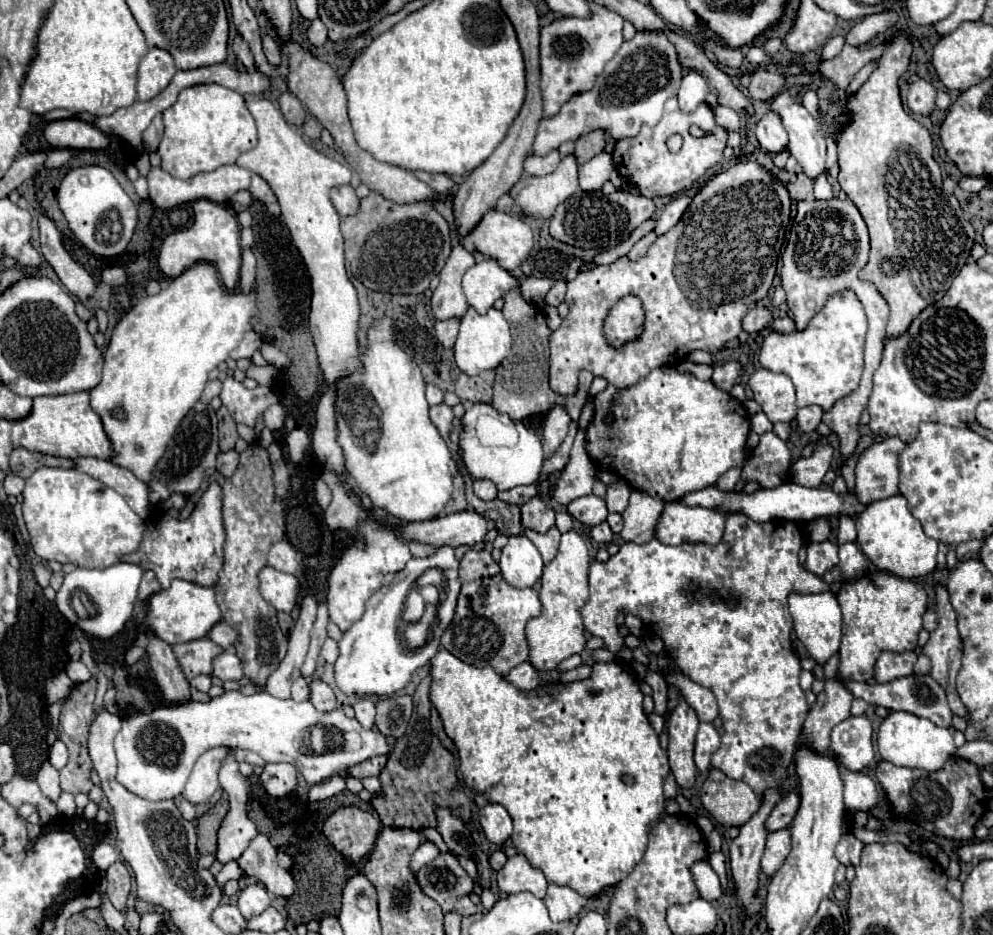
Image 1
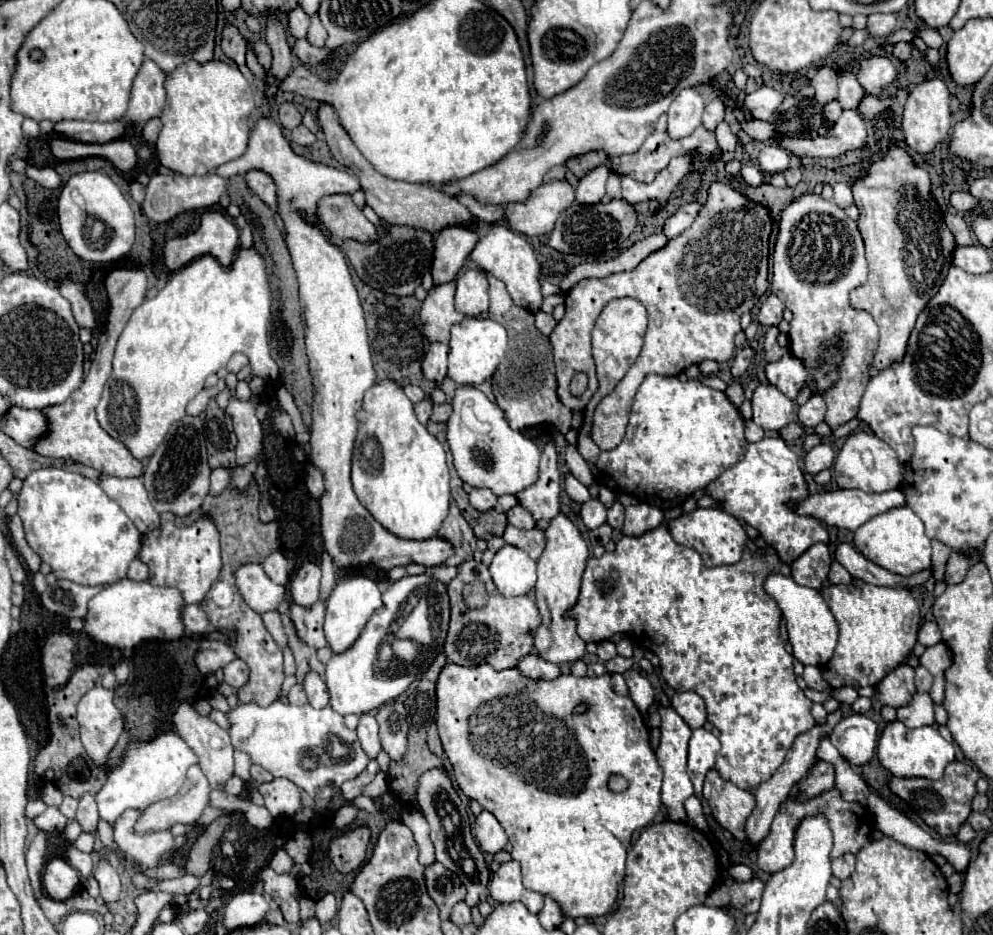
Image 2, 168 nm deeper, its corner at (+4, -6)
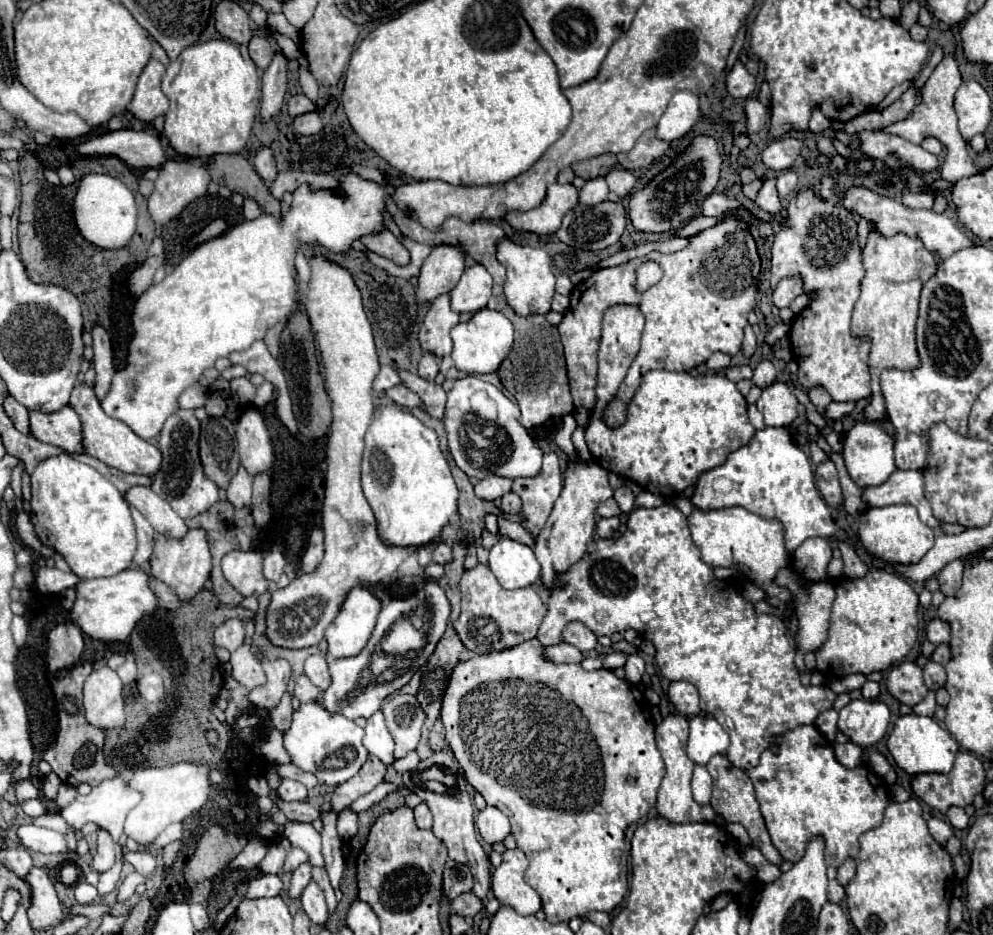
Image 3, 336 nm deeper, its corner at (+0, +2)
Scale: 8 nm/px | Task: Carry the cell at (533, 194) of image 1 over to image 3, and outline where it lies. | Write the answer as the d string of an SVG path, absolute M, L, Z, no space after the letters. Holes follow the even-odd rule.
M553 182L547 188L547 196L541 202L541 206L519 212L511 210L505 220L511 228L521 232L533 232L533 234L553 234L561 226L561 218L565 212L575 208L579 202L579 190L573 184L559 184Z

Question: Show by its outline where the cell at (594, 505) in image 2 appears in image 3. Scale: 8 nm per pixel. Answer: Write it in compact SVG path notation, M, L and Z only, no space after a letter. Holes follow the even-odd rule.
M609 498L609 500L605 500L605 502L599 504L597 514L599 514L599 516L619 516L621 510L617 508L617 502L615 502L613 498Z

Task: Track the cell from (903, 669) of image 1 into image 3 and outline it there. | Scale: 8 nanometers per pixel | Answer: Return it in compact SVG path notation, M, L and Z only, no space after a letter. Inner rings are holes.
M901 662L887 676L887 690L899 702L907 706L915 706L927 694L923 672L915 662Z

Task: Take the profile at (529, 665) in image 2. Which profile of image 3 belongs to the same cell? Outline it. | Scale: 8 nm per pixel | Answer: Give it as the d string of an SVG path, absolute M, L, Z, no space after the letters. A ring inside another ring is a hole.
M555 644L555 646L547 646L543 648L543 658L549 660L549 662L555 662L555 664L565 664L565 662L581 662L583 660L583 654L571 646L571 644Z

